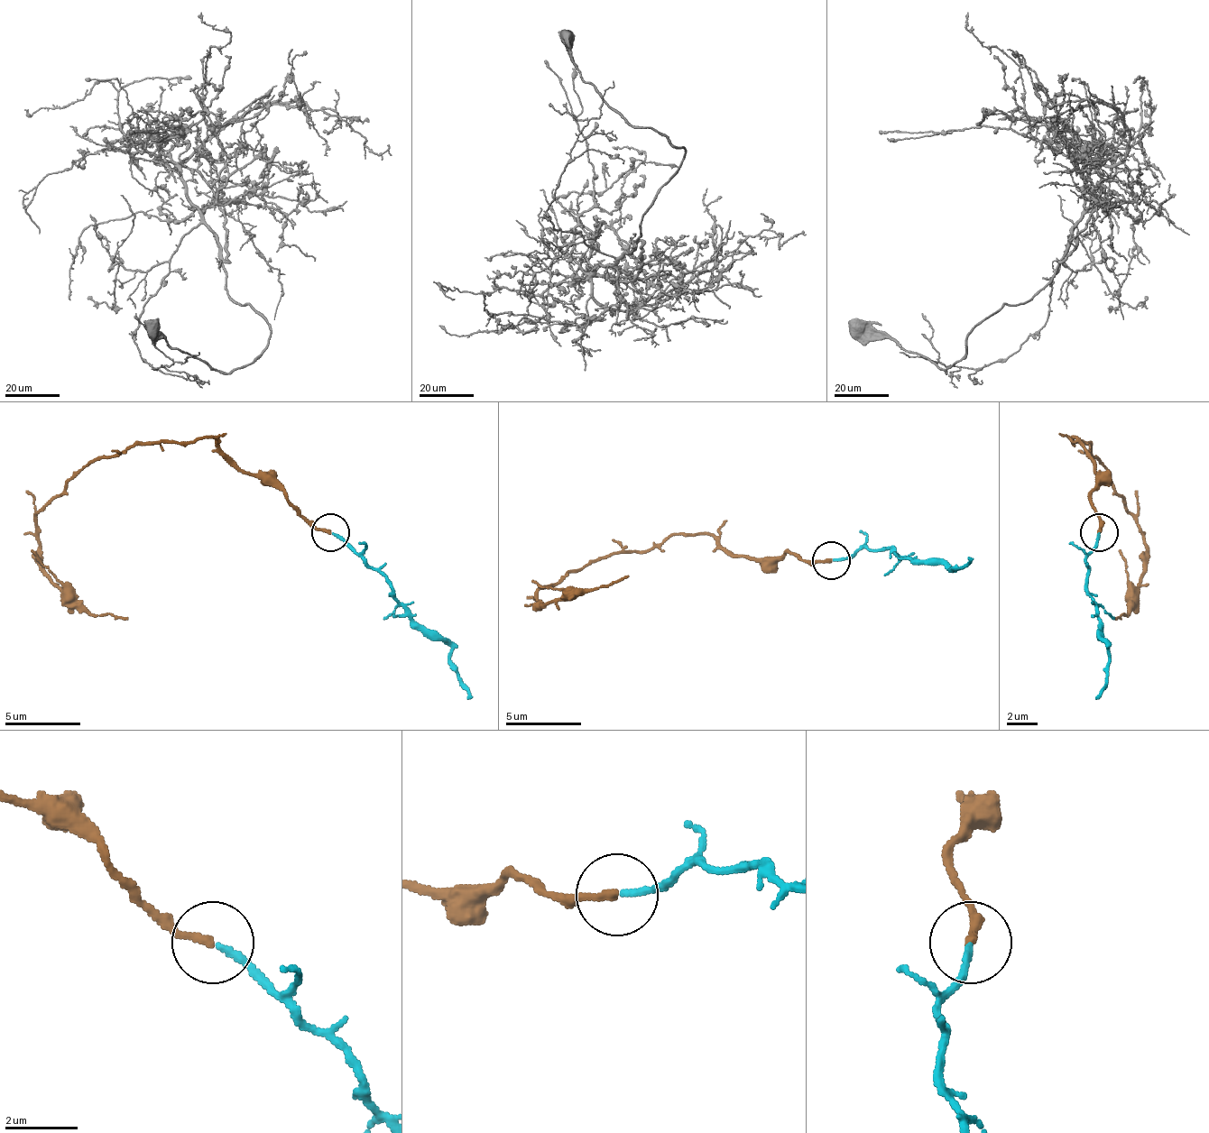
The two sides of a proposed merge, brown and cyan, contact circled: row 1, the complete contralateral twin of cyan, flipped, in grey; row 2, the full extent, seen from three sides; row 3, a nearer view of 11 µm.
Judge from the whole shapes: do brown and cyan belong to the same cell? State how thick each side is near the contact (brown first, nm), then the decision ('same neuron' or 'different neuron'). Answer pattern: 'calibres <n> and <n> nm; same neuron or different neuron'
calibres 200 and 170 nm; same neuron

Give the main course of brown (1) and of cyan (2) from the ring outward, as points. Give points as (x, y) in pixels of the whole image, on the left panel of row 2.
1: (329, 531), (246, 474), (212, 437), (129, 444), (87, 463), (38, 516), (38, 565), (95, 614), (129, 618)
2: (333, 531), (386, 580), (390, 595), (450, 649), (466, 697)

